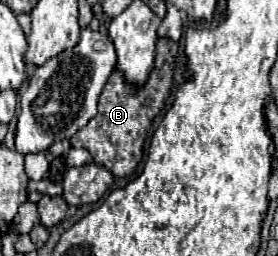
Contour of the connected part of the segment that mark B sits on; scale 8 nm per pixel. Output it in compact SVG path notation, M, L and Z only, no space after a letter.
M158 39L156 47L156 59L154 59L154 69L144 85L134 85L128 83L122 75L120 69L114 69L110 75L98 103L98 115L90 119L90 123L78 131L70 143L72 147L84 147L92 153L94 163L108 169L116 177L126 177L130 175L136 165L142 159L142 147L144 139L148 135L148 127L152 119L160 113L164 99L170 91L172 85L172 61L178 53L178 43L172 39Z

